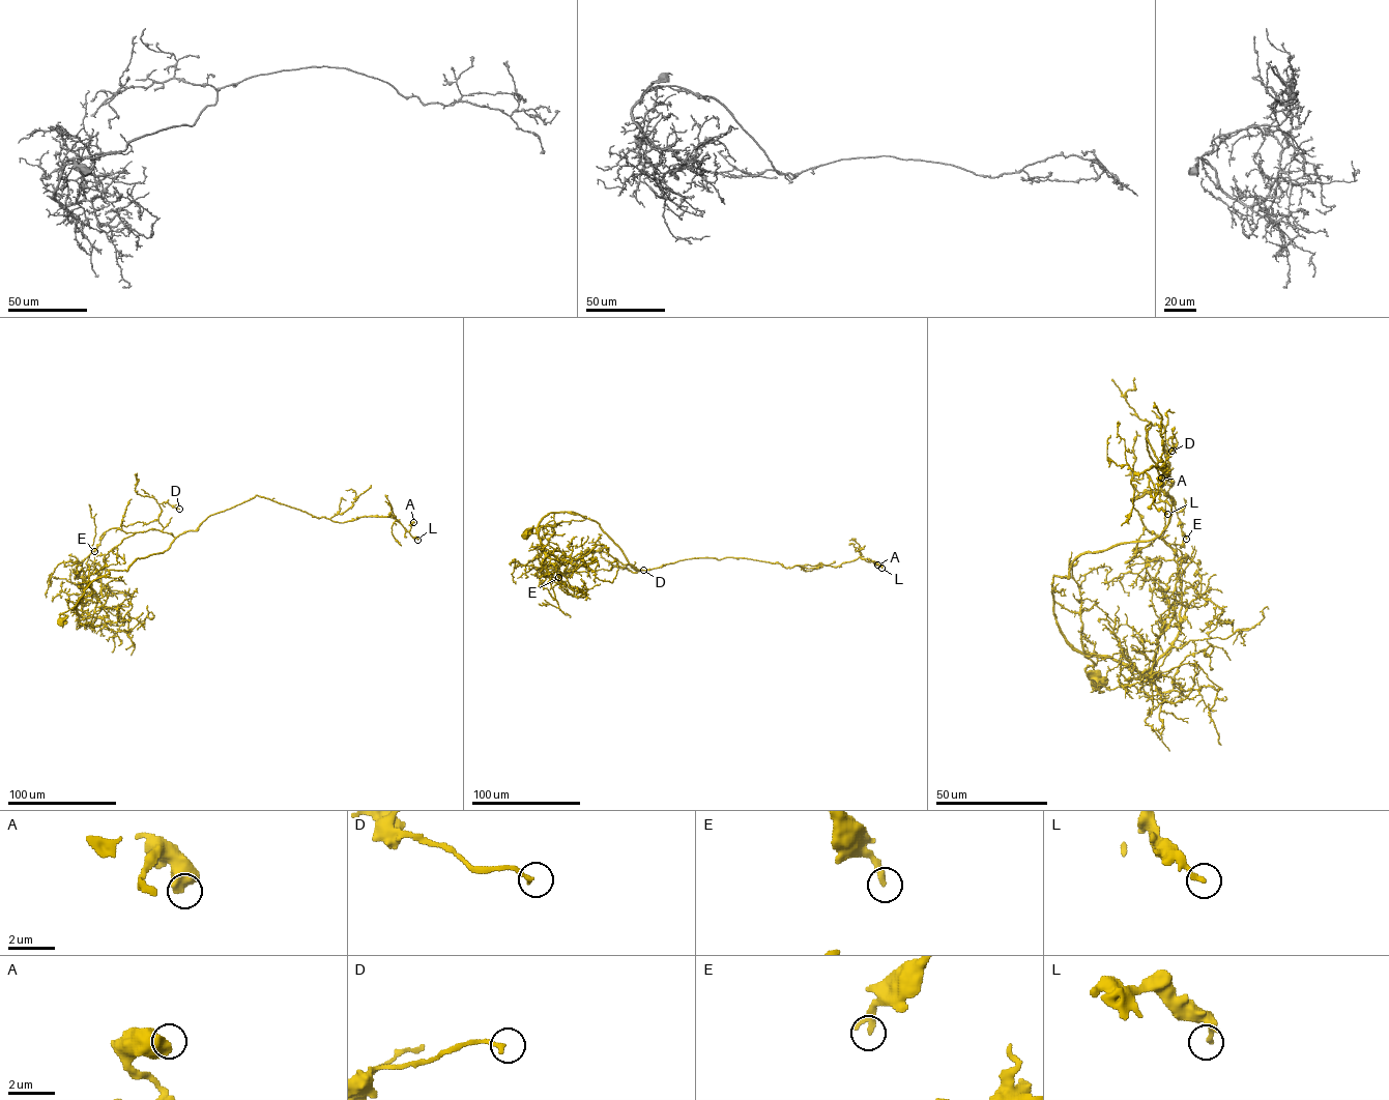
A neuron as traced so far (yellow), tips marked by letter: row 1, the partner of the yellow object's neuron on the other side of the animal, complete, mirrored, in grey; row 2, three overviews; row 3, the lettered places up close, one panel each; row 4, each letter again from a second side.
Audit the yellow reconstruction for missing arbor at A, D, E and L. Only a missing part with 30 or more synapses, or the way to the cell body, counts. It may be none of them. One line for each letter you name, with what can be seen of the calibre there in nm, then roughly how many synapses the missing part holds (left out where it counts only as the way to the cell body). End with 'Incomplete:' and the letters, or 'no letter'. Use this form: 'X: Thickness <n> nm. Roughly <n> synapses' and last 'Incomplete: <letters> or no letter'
Incomplete: no letter

